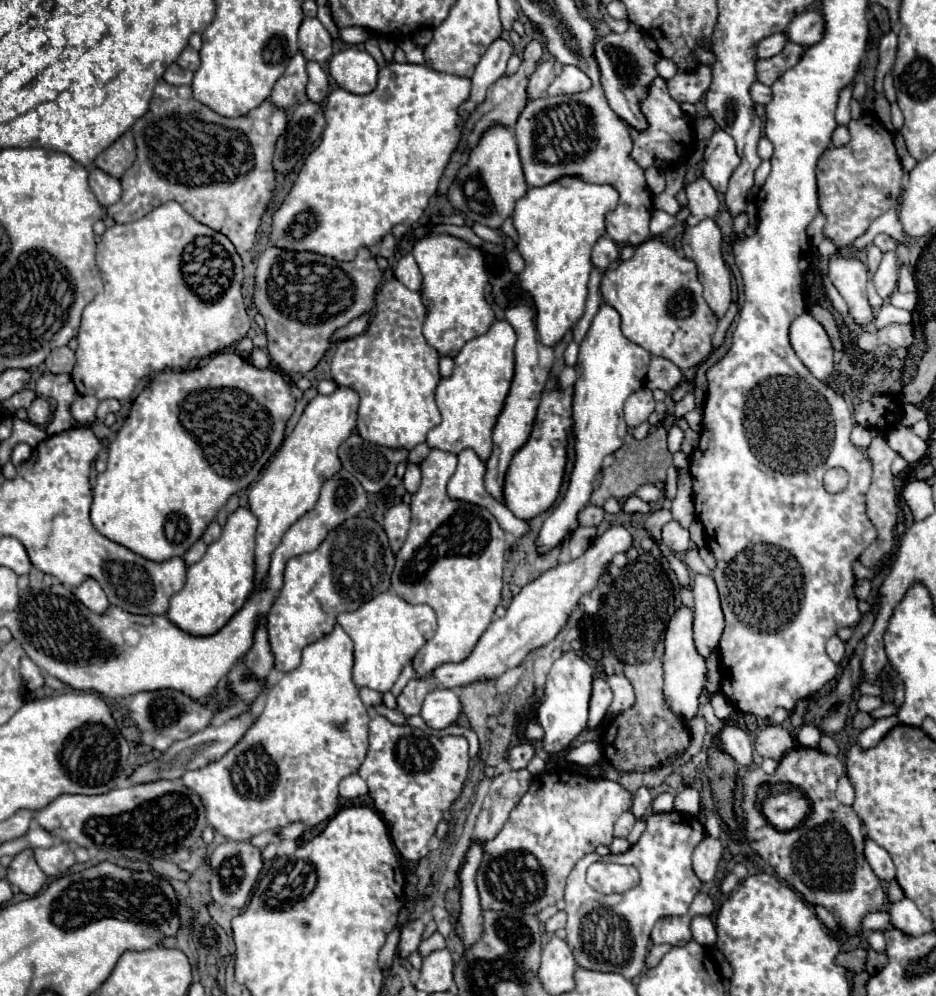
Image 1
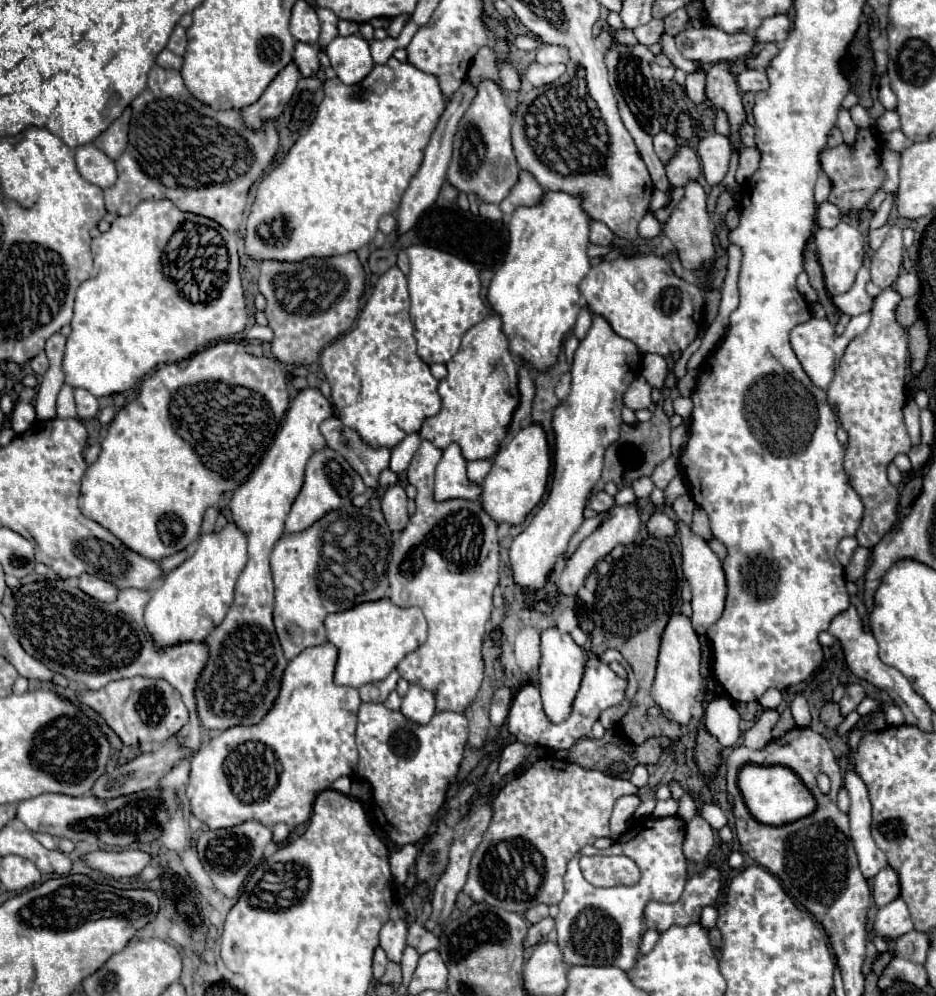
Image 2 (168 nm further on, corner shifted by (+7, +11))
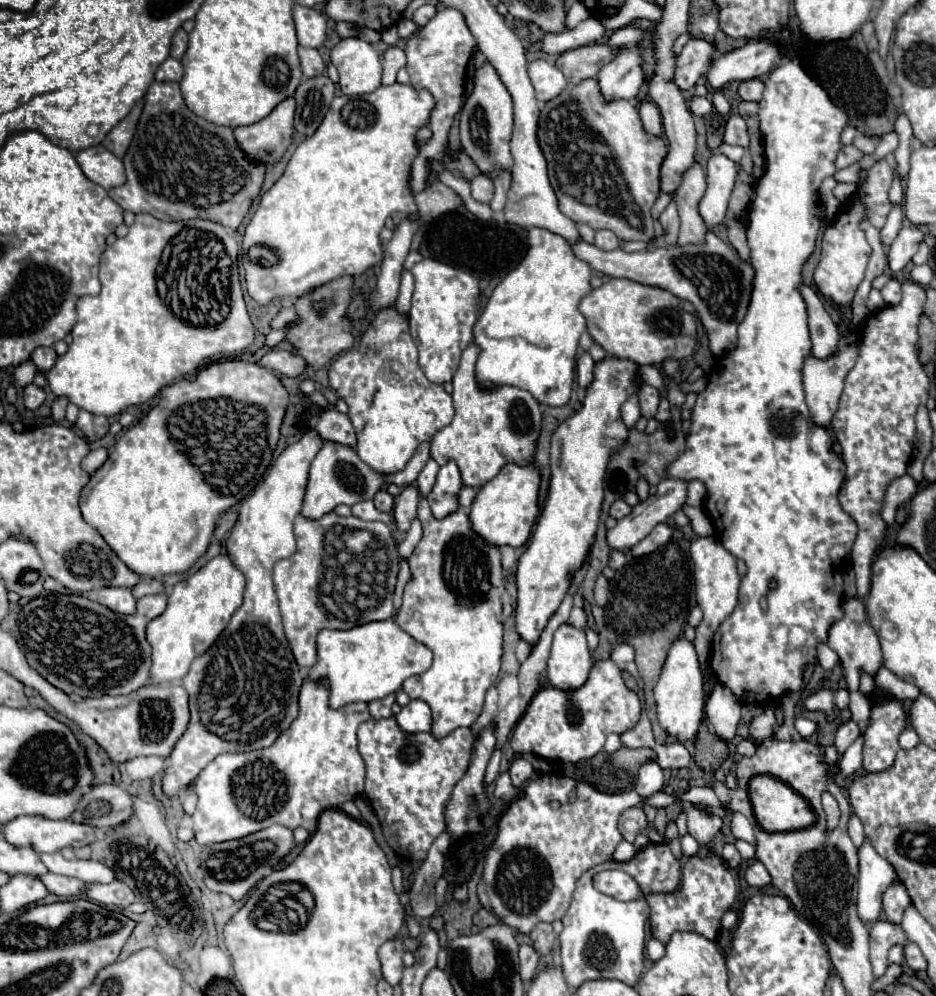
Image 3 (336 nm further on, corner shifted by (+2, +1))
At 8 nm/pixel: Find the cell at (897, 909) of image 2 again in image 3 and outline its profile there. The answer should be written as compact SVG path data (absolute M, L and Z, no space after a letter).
M886 919L872 923L872 927L870 927L870 963L874 969L874 977L880 977L886 971L888 949L894 945L904 947L906 941L908 941L906 933L900 925L890 923Z

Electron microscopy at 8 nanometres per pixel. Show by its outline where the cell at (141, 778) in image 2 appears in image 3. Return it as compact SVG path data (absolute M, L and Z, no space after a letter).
M96 785L80 799L72 819L94 827L118 825L132 815L132 807L134 797L126 789L118 785Z

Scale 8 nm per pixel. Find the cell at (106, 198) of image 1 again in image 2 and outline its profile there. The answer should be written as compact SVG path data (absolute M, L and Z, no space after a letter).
M93 143L81 145L75 149L75 161L77 171L93 185L97 187L111 187L117 181L117 171L113 159L109 159L101 149L97 149Z

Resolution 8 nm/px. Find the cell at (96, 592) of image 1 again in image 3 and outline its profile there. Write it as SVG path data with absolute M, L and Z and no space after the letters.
M104 587L98 591L92 591L92 599L100 605L116 611L116 613L134 613L136 611L136 597L130 589L124 587Z

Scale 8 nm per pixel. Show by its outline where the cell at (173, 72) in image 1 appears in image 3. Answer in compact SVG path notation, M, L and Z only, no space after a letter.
M168 57L156 71L156 81L180 81L184 75L184 67L180 61Z

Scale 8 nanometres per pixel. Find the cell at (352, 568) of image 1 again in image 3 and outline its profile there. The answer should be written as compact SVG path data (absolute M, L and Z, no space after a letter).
M328 513L316 521L298 515L294 521L294 535L298 549L292 557L282 559L274 565L274 587L280 601L284 633L294 659L298 667L312 669L318 661L316 635L322 629L350 629L362 623L390 619L394 615L392 595L398 577L398 549L386 523L362 521L354 515L340 517L336 513Z

